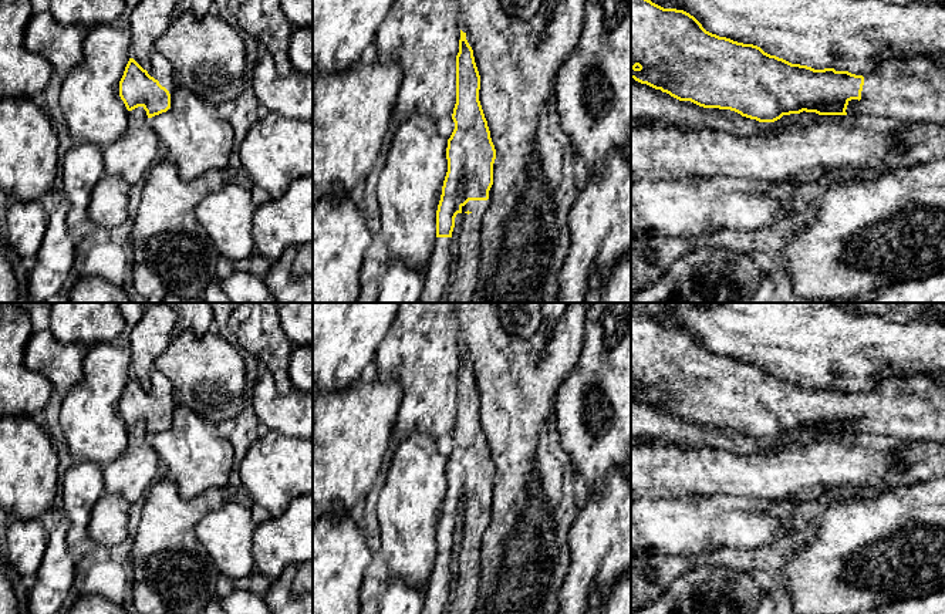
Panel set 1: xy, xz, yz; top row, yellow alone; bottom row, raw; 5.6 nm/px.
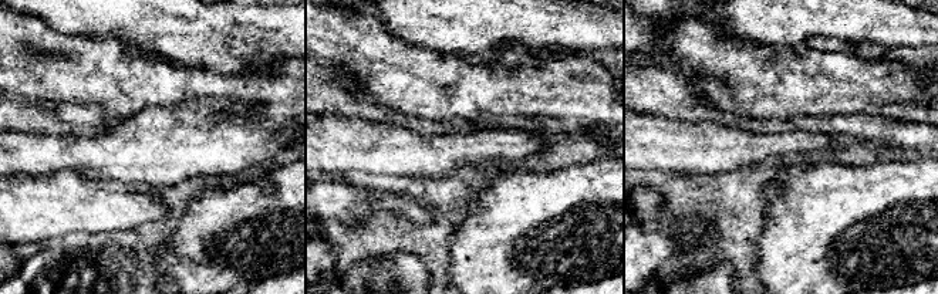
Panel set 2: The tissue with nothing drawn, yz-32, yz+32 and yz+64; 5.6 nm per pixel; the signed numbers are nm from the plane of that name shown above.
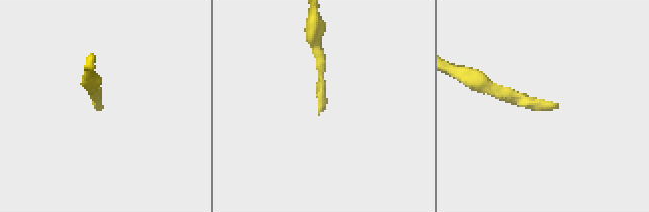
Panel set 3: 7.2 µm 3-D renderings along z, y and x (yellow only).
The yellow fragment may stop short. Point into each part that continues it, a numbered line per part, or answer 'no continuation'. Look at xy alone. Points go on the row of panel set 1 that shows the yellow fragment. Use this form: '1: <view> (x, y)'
1: xy (161, 68)

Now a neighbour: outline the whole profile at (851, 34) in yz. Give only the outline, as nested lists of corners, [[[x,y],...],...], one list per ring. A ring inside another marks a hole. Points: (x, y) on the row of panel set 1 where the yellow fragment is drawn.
[[[651,0],[664,9],[684,10],[702,27],[719,37],[753,44],[765,53],[792,64],[814,70],[838,67],[843,71],[870,72],[890,58],[945,54],[945,4],[921,3],[894,4],[887,0]]]

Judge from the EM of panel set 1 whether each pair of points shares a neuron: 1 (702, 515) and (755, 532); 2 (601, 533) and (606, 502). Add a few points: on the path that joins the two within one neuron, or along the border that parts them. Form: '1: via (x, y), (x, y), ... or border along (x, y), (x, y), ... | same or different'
1: via (715, 520), (742, 529) | same
2: via (606, 526), (606, 509) | same

